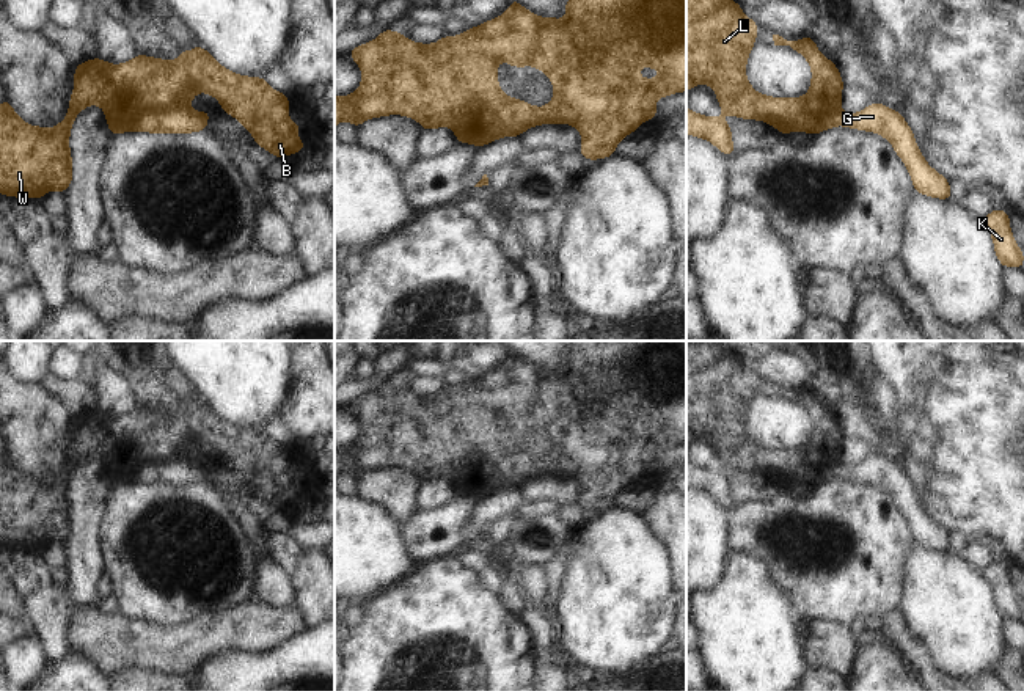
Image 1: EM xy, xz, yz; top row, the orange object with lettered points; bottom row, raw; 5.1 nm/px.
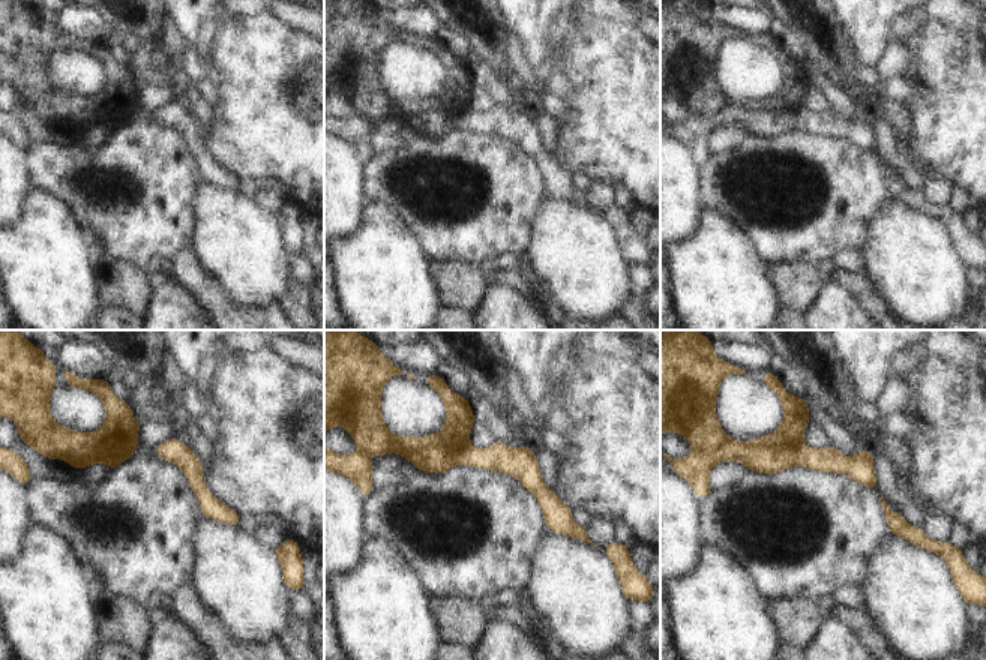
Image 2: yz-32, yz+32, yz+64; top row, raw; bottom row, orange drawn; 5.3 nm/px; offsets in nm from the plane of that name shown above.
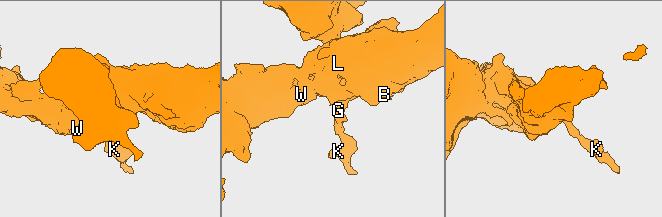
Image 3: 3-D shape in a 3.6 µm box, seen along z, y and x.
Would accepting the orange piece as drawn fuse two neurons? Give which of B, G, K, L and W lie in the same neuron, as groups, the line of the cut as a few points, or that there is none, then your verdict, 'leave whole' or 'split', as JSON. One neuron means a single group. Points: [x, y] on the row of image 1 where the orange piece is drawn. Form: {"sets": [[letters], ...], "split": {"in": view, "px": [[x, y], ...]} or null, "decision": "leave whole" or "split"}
{"sets": [["B", "L", "W"], ["G", "K"]], "split": {"in": "xy", "px": [[102, 106], [115, 109], [140, 107], [146, 110], [184, 107]]}, "decision": "split"}

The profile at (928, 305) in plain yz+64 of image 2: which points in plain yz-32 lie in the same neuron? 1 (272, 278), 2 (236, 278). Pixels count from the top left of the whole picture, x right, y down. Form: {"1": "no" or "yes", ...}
{"1": "yes", "2": "yes"}

